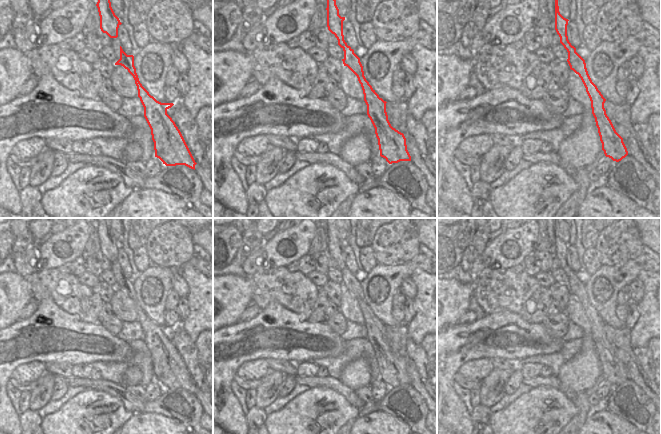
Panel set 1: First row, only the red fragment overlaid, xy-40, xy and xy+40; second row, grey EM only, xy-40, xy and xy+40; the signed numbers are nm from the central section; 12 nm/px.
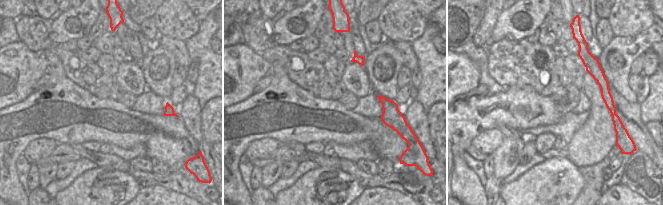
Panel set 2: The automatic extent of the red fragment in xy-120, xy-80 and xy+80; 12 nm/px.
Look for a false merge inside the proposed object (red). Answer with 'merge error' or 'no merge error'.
merge error

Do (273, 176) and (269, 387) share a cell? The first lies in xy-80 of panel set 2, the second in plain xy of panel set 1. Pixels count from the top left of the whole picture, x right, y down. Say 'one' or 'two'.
one

